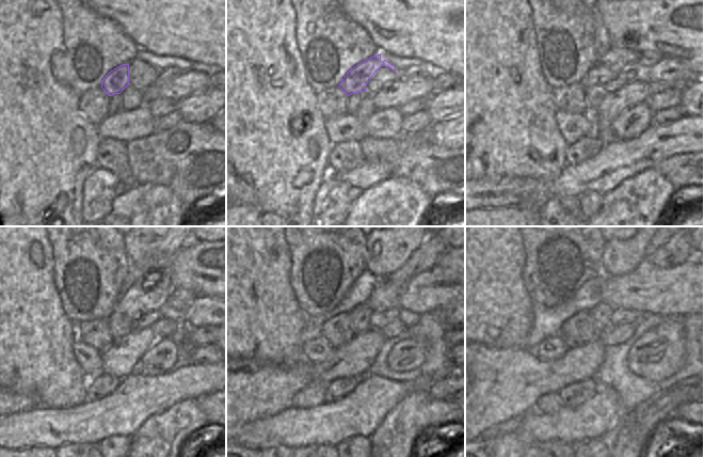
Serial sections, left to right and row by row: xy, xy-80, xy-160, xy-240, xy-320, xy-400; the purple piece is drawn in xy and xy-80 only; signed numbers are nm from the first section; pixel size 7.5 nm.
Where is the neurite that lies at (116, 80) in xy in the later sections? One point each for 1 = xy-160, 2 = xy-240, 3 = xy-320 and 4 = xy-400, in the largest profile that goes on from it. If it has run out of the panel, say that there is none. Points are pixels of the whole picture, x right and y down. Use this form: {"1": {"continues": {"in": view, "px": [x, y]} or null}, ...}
{"1": {"continues": {"in": "xy-160", "px": [612, 63]}}, "2": {"continues": {"in": "xy-240", "px": [150, 292]}}, "3": {"continues": {"in": "xy-320", "px": [386, 294]}}, "4": {"continues": {"in": "xy-400", "px": [678, 249]}}}

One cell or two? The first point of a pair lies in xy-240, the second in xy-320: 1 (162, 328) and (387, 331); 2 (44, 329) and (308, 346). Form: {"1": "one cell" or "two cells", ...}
{"1": "one cell", "2": "two cells"}

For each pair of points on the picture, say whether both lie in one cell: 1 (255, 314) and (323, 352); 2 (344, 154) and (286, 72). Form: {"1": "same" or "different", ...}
{"1": "different", "2": "different"}

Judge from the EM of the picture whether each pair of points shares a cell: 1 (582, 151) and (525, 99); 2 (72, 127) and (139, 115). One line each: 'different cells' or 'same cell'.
1: different cells
2: different cells

